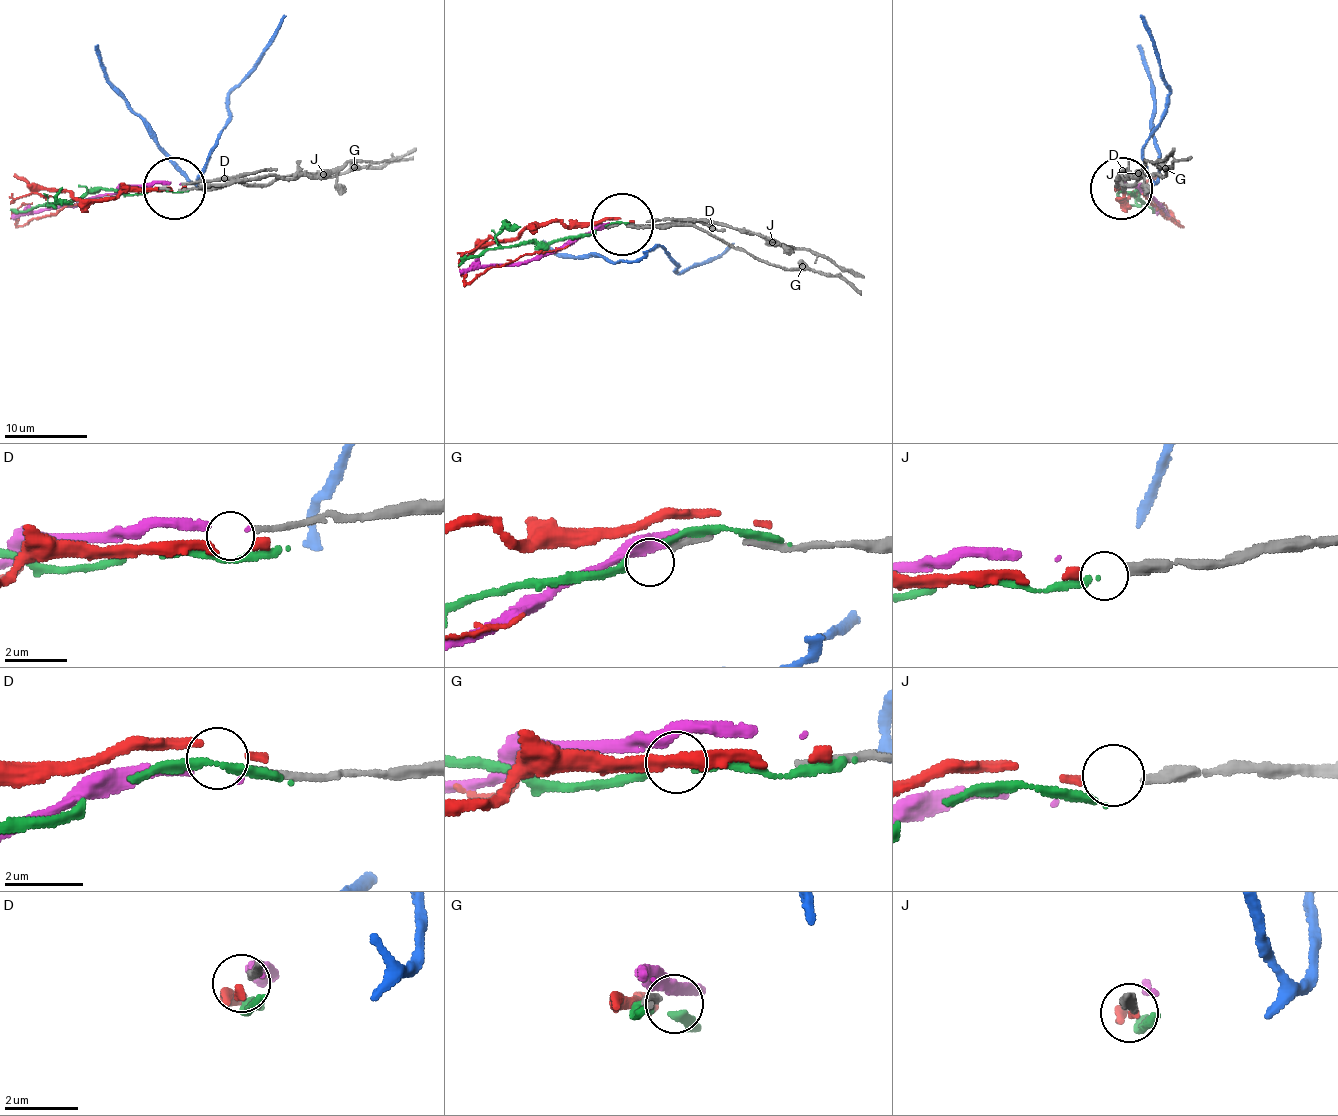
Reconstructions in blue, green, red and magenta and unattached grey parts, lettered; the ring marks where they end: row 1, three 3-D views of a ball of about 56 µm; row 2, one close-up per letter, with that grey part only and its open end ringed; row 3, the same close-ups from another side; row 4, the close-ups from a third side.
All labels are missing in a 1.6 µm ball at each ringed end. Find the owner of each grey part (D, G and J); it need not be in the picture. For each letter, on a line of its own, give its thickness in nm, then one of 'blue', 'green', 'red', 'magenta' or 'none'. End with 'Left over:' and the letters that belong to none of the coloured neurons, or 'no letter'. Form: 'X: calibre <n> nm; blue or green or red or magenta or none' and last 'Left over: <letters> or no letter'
D: calibre 160 nm; none
G: calibre 220 nm; none
J: calibre 320 nm; red
Left over: D, G

